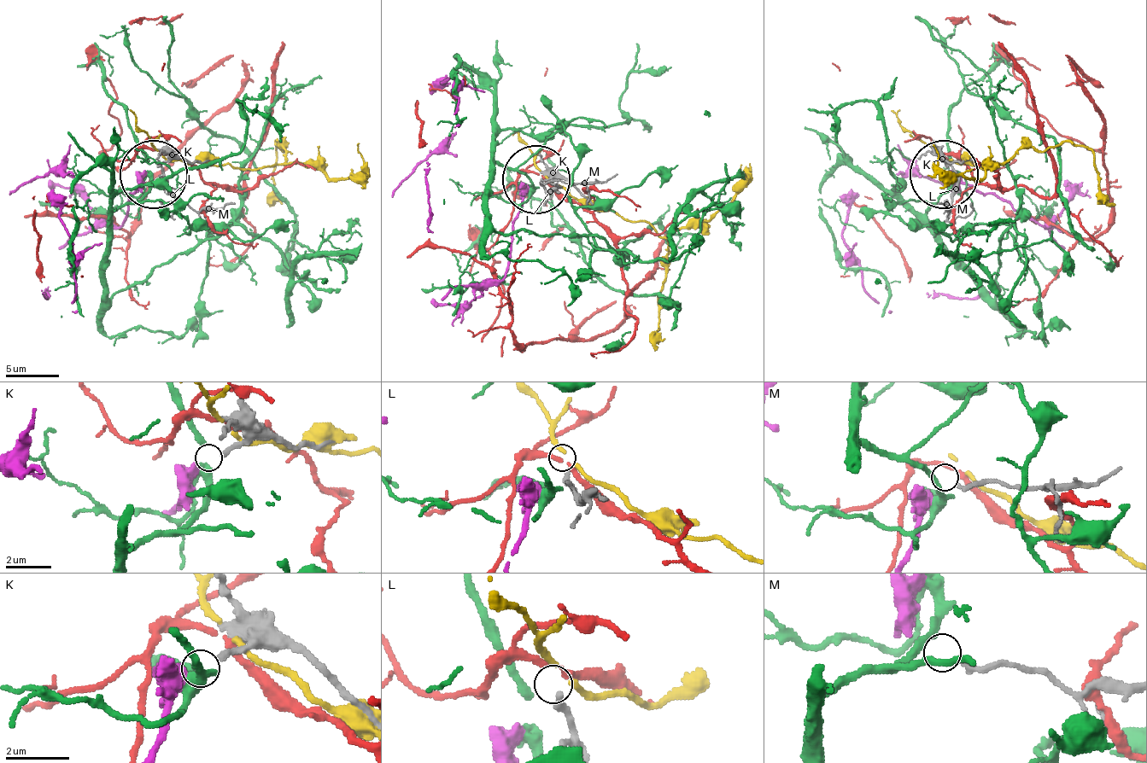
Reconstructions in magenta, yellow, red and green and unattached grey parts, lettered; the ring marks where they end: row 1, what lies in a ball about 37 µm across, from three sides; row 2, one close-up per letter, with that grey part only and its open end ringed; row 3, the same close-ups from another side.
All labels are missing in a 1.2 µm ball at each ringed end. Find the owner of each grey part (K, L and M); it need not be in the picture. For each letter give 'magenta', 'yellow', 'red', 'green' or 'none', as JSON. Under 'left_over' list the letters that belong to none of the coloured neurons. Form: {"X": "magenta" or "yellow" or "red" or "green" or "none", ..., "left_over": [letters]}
{"K": "magenta", "L": "none", "M": "green", "left_over": ["L"]}

